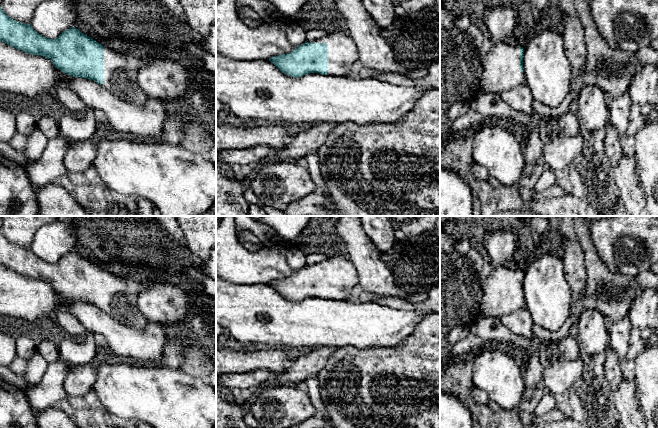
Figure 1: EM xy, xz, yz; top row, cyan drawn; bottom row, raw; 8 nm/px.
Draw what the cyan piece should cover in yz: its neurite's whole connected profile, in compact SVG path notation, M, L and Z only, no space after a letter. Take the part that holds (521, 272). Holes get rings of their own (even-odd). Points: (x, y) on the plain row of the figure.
M494 267L482 286L480 313L484 317L500 318L525 308L523 277L523 271Z

